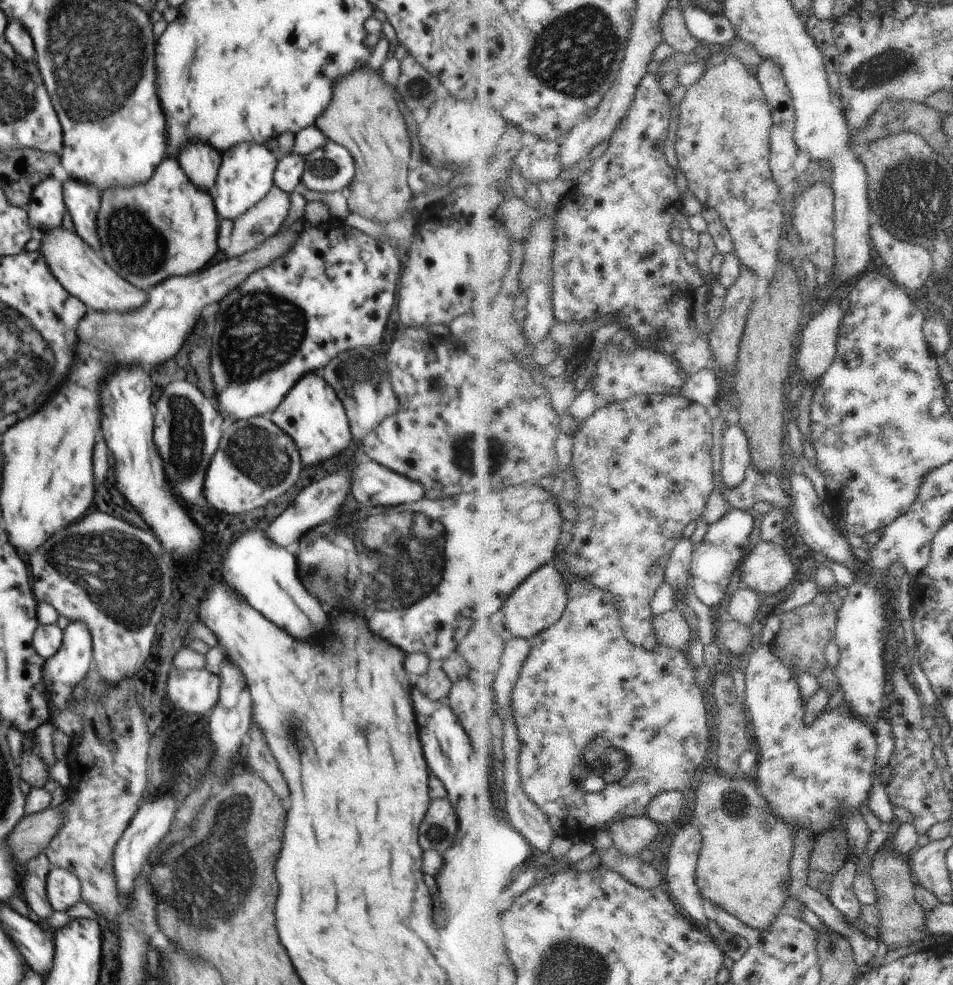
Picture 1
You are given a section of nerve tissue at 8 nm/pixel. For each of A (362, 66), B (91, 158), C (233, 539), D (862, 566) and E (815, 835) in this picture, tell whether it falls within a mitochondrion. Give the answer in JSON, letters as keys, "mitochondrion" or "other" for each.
{"A":"other","B":"other","C":"other","D":"other","E":"other"}

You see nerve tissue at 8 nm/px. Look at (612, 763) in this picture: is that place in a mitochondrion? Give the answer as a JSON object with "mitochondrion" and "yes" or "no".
{"mitochondrion":"yes"}

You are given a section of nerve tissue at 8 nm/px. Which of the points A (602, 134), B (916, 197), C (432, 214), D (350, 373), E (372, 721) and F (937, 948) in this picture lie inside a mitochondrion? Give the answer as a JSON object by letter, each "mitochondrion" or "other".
{"A":"other","B":"mitochondrion","C":"other","D":"mitochondrion","E":"other","F":"other"}

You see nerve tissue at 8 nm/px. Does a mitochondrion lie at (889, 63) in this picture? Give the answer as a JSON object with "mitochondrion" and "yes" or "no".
{"mitochondrion":"yes"}

